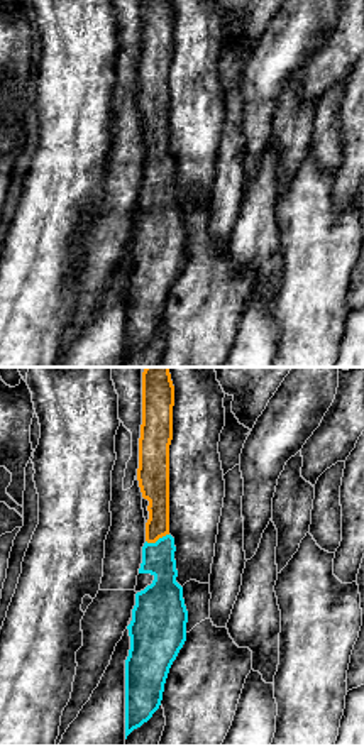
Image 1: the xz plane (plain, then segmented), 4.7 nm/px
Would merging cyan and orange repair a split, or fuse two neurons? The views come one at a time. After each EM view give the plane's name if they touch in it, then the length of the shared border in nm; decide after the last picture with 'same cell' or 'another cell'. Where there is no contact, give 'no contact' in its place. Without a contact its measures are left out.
xz | 120 nm

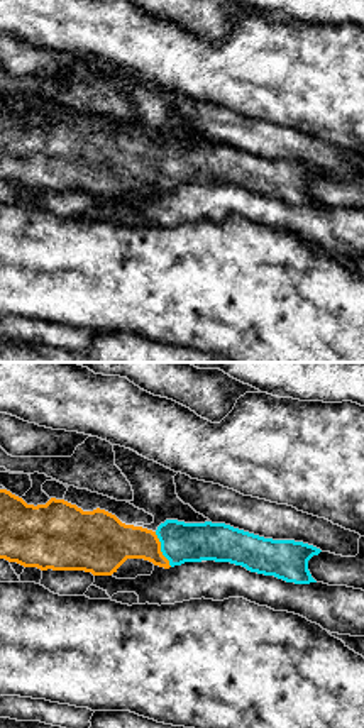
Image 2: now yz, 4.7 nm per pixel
yz | 190 nm

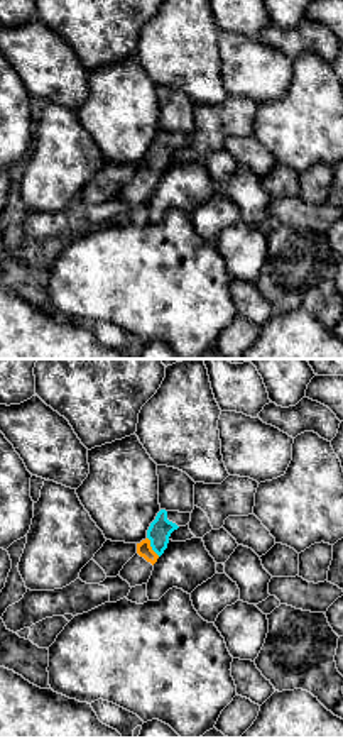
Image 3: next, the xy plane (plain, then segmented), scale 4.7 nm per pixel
xy | 110 nm

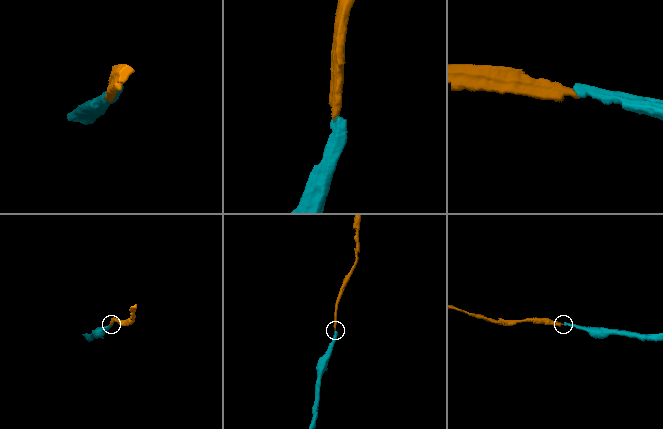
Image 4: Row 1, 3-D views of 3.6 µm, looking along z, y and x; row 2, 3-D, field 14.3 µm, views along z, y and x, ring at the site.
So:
same cell

